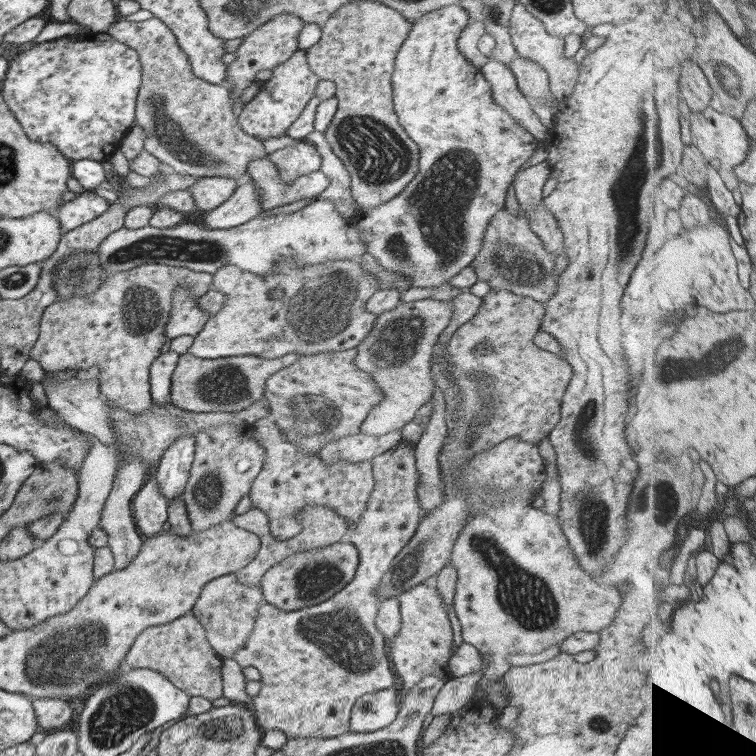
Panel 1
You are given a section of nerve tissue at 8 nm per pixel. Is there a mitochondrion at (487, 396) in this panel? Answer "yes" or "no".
yes

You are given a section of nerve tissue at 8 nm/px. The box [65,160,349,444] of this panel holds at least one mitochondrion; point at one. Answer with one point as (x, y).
(201, 251)

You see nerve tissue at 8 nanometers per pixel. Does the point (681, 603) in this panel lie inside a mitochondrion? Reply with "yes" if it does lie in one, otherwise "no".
no

